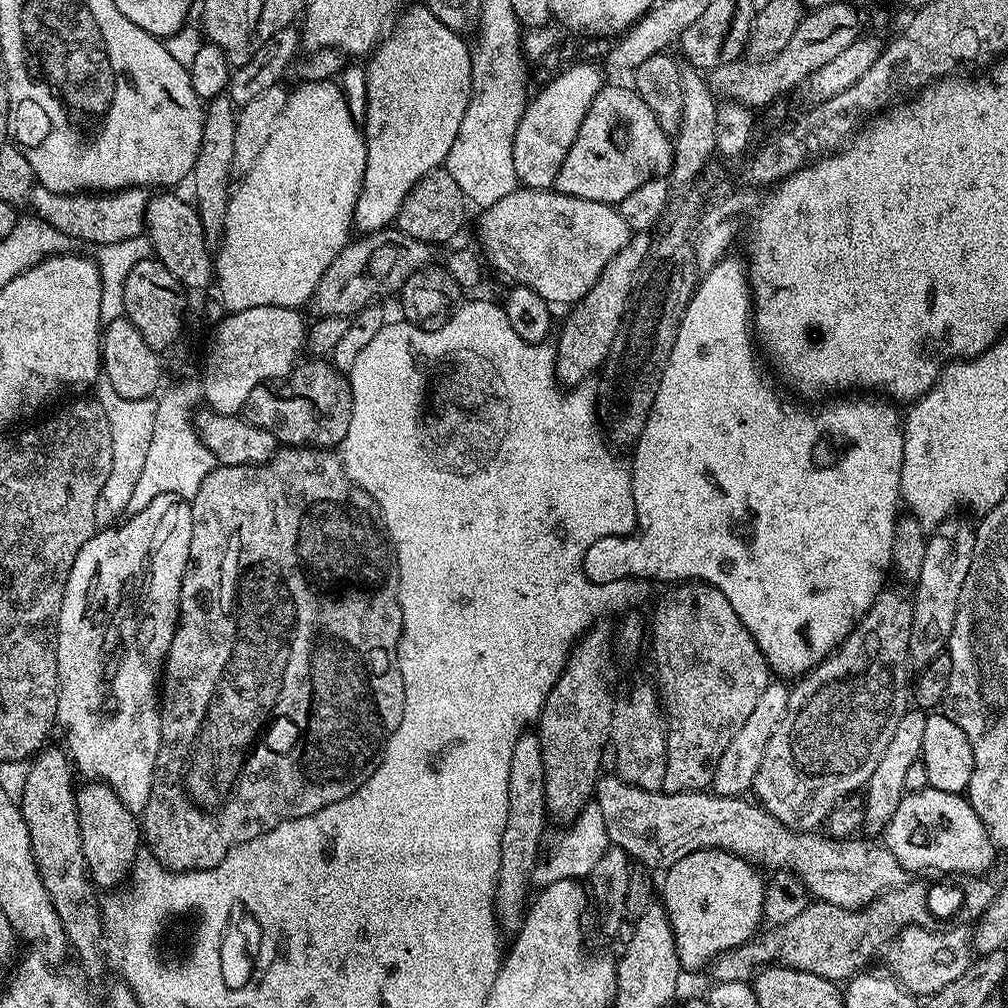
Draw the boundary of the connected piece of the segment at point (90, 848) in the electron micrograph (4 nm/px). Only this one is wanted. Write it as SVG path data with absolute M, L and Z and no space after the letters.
M84 782L75 789L78 830L82 838L84 862L97 889L112 888L128 876L132 863L140 848L142 852L142 824L137 813L132 812L114 794L109 784L103 782Z

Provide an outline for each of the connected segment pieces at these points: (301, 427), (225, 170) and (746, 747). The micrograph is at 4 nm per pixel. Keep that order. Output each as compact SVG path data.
M308 358L308 361L297 363L288 376L282 380L280 389L275 392L271 383L255 386L250 391L246 405L247 419L257 424L262 430L274 434L274 438L284 446L307 446L310 448L335 449L343 444L346 430L350 430L350 414L352 413L352 385L349 377L342 373L324 358Z
M227 95L216 96L209 101L204 114L202 146L192 171L194 182L194 206L199 214L204 236L209 243L217 243L225 228L226 210L230 195L229 178L232 178L234 156L234 132L236 130L236 108Z
M769 682L766 690L762 690L762 698L758 698L758 703L754 705L750 718L746 718L746 722L742 722L742 726L733 731L730 746L726 746L722 758L718 758L718 766L712 775L710 788L715 795L743 797L751 789L754 778L758 774L758 766L762 766L762 754L766 754L766 746L770 738L789 713L790 688L789 685L784 684L787 683Z

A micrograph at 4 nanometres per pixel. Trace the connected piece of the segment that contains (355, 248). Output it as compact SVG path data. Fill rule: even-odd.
M395 226L381 228L379 232L369 232L359 237L361 240L353 239L344 249L330 262L326 274L318 282L314 294L308 299L307 311L313 313L313 317L322 316L347 316L355 317L358 312L367 308L373 302L379 301L379 296L388 296L399 293L405 284L413 279L415 272L420 272L432 260L433 245L422 242L418 238L410 238L402 229Z

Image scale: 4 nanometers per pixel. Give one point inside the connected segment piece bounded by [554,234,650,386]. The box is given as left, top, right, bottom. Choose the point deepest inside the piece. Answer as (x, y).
(588, 332)

